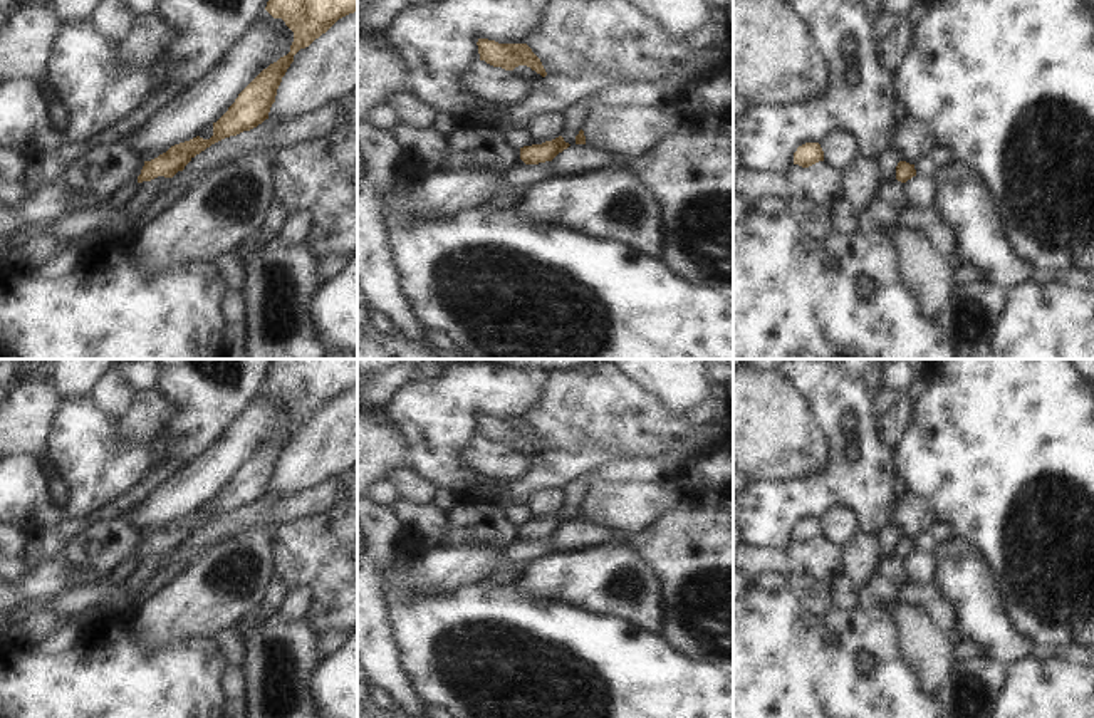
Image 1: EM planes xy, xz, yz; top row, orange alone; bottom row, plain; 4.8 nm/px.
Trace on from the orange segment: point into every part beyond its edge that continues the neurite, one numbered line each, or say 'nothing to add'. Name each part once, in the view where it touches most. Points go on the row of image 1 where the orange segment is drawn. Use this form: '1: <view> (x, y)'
nothing to add

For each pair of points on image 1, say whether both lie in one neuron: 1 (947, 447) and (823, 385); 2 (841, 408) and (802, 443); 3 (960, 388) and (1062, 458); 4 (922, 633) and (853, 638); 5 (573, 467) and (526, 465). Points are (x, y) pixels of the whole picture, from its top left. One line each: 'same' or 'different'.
1: different
2: different
3: same
4: different
5: different

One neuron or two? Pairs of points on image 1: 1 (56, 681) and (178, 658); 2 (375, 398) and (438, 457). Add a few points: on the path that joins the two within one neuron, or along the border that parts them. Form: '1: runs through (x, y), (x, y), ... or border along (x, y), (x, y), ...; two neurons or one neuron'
1: runs through (86, 681), (148, 681); one neuron
2: border along (415, 381), (408, 383), (383, 411); two neurons

